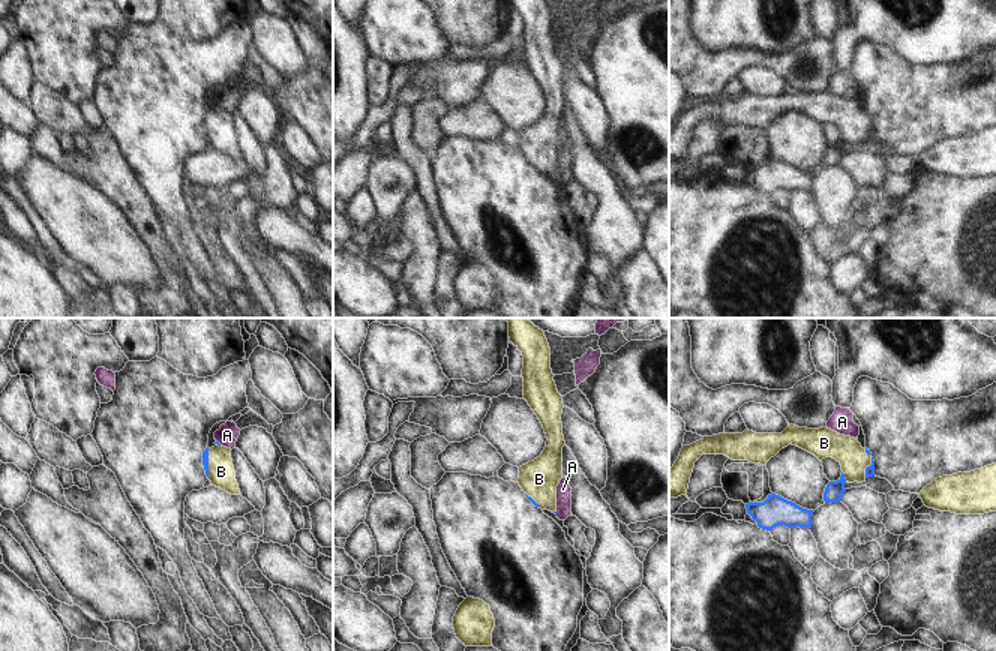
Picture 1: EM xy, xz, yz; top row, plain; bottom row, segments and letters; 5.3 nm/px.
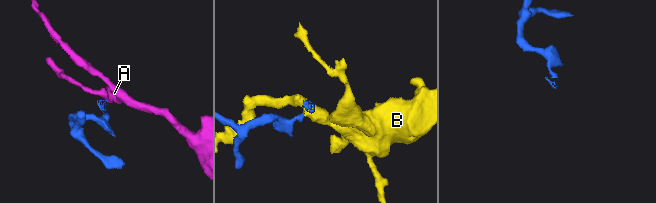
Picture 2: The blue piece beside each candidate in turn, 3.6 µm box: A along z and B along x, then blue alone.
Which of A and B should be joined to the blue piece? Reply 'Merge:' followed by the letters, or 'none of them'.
Merge: B

